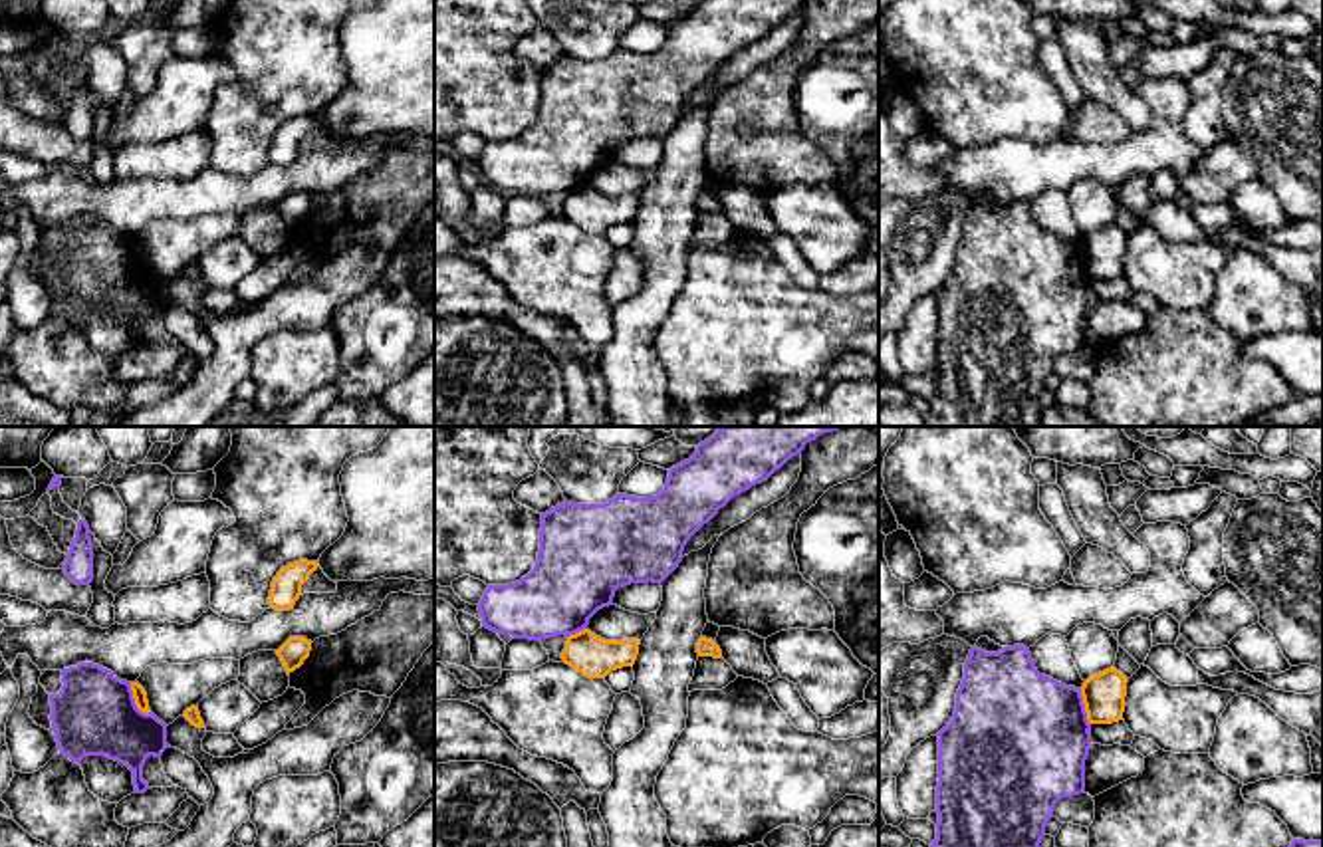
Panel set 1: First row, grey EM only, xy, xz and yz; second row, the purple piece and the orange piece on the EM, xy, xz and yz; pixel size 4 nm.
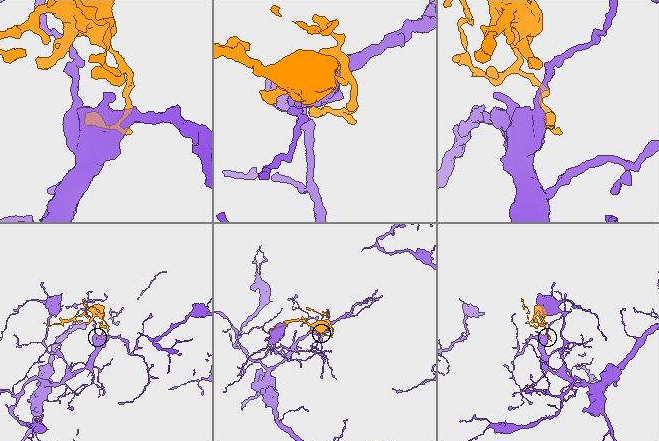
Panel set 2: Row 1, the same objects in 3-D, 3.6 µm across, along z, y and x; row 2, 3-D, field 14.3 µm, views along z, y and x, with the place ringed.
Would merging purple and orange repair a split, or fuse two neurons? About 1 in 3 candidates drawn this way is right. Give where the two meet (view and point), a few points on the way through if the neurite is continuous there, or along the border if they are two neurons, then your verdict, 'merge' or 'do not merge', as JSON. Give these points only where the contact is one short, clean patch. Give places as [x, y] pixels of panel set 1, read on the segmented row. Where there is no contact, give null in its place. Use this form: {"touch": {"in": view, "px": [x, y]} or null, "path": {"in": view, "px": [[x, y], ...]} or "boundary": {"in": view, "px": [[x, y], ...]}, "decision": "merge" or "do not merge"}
{"touch": {"in": "xy", "px": [133, 701]}, "boundary": {"in": "xy", "px": [[129, 683], [133, 703], [147, 715]]}, "decision": "do not merge"}

